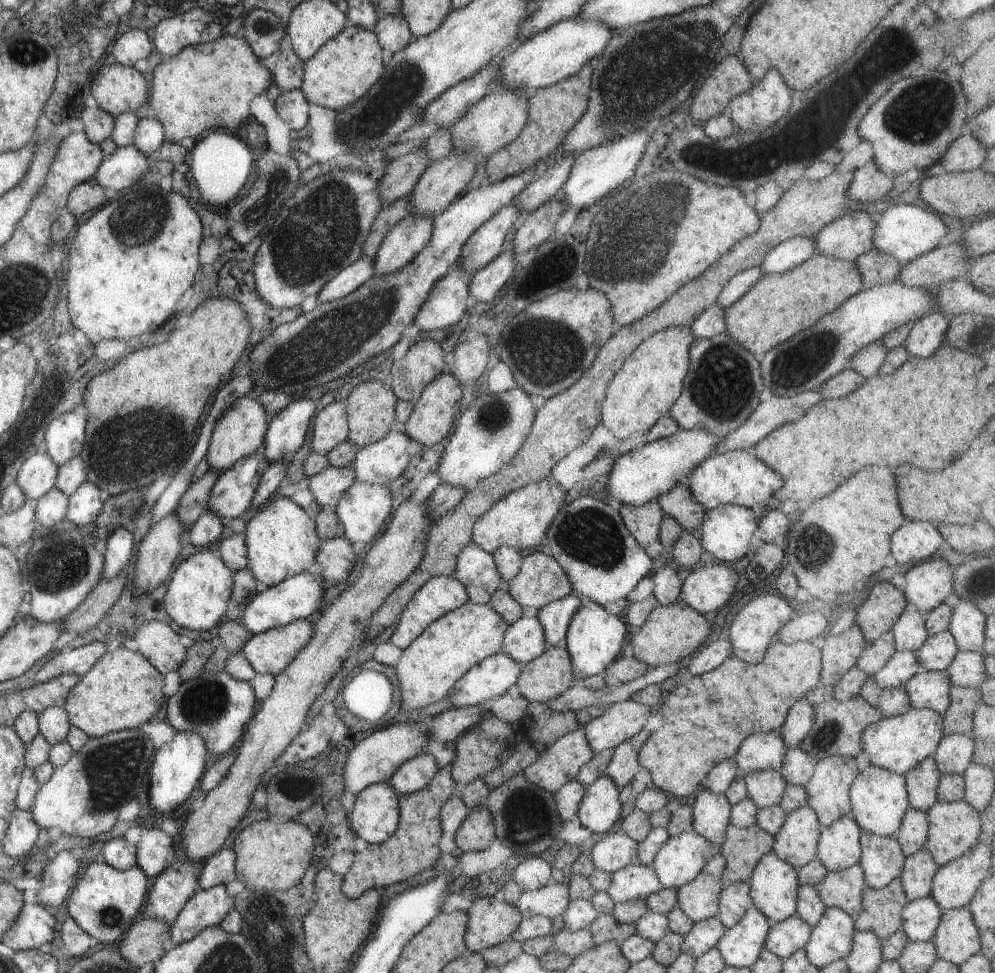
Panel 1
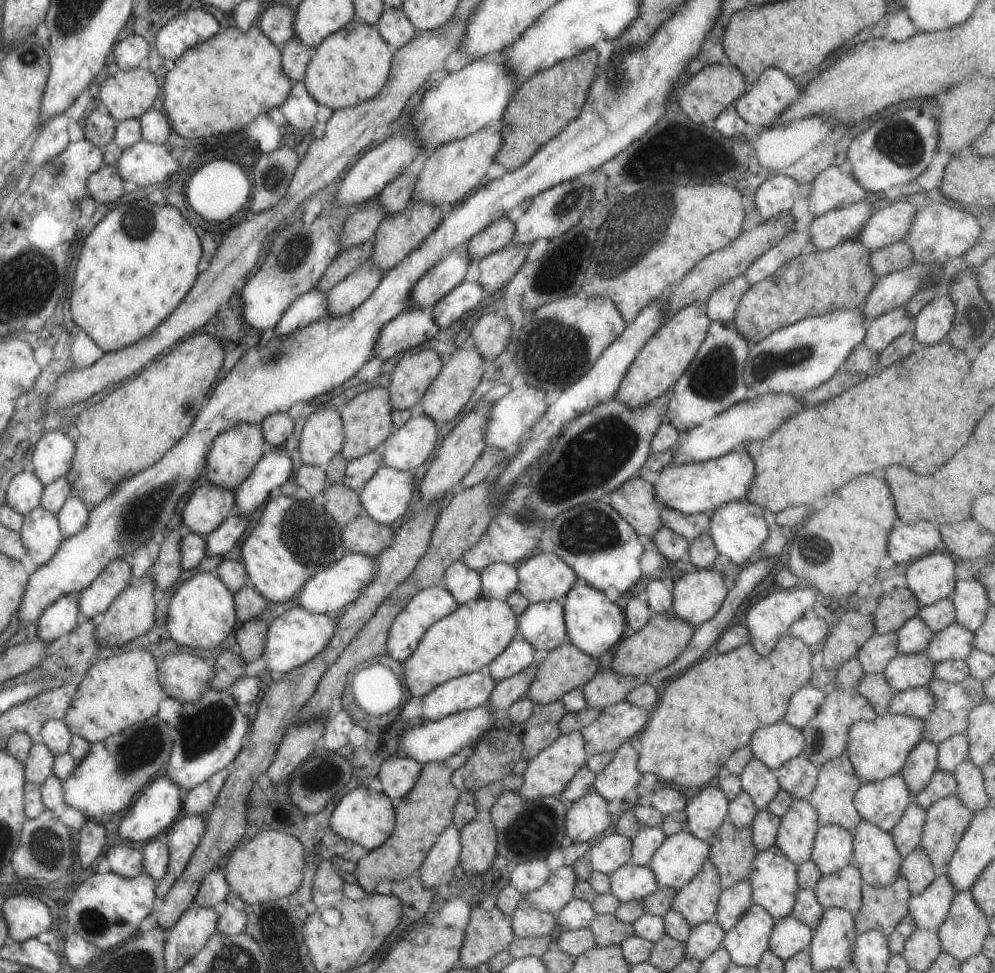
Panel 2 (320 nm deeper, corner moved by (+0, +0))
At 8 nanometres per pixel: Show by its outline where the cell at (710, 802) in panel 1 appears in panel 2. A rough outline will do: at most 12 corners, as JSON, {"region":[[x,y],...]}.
{"region":[[705,786],[684,806],[682,830],[709,840],[725,821],[728,800]]}

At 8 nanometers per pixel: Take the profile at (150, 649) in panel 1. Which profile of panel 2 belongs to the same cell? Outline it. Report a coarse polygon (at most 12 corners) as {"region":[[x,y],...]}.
{"region":[[185,652],[156,661],[163,692],[183,705],[210,688],[212,666]]}

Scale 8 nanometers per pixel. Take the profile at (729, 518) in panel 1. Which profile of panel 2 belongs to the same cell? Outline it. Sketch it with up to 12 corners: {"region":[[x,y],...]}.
{"region":[[745,498],[708,517],[715,550],[736,565],[752,560],[768,526]]}

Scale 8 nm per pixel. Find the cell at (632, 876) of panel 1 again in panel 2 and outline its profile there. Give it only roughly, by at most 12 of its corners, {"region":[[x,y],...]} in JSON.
{"region":[[621,865],[608,874],[620,903],[641,900],[658,885],[647,865]]}

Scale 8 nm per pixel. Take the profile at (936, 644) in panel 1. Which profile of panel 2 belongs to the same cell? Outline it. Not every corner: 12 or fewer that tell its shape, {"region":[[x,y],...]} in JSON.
{"region":[[953,622],[932,633],[922,653],[932,664],[963,661],[974,633]]}

